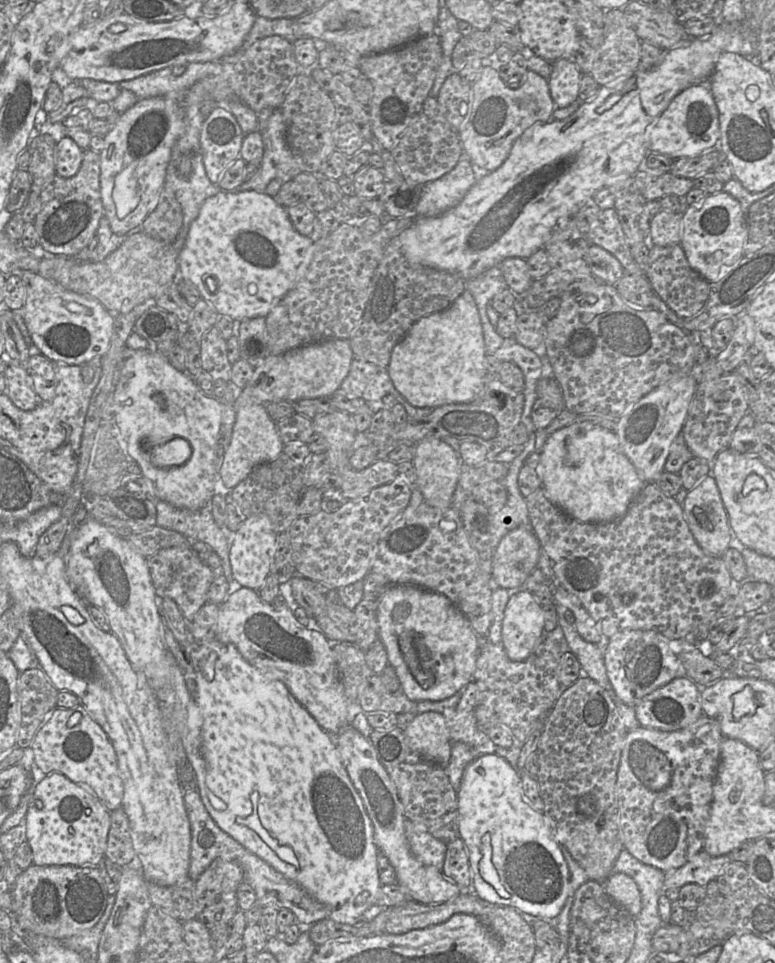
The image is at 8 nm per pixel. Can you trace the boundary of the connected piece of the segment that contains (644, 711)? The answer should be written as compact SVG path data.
M686 676L678 677L647 695L634 706L634 709L642 727L666 732L681 730L703 715L701 687Z

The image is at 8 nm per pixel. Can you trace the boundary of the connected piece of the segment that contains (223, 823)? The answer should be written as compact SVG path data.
M215 639L206 644L195 644L192 651L192 661L194 667L194 675L196 680L196 692L192 697L193 703L198 707L201 717L202 717L202 726L201 726L201 748L199 753L196 754L195 757L191 758L190 764L193 767L196 776L196 790L198 791L201 800L208 811L209 815L215 821L220 829L226 832L230 837L232 837L235 841L237 841L240 845L245 847L249 852L255 854L266 863L268 863L272 868L274 868L277 872L281 873L287 879L295 882L299 886L301 886L306 892L308 892L314 899L319 901L320 903L331 908L336 914L345 914L349 916L357 922L368 922L363 921L363 914L370 909L372 906L376 905L376 896L381 887L381 882L379 879L379 871L377 864L377 856L378 856L378 848L374 842L374 830L371 819L369 818L363 802L361 800L360 795L358 794L356 788L354 787L348 773L342 763L340 758L337 745L336 745L336 736L337 734L330 734L318 724L318 722L313 718L313 716L297 701L297 699L291 694L289 689L279 680L270 678L266 676L259 669L250 664L238 651L235 645L230 643L223 643L219 640Z

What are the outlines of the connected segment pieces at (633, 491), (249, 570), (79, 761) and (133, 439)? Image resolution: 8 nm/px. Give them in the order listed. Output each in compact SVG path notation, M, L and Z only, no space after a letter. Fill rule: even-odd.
M574 422L553 432L540 451L537 473L545 496L560 510L582 523L607 523L620 519L641 492L645 481L623 452L614 431Z
M265 514L247 517L233 532L229 560L233 577L242 587L258 591L265 585L275 558L277 536L278 533L274 530L270 518Z
M81 704L73 708L56 707L36 733L32 742L38 781L26 816L26 839L33 853L33 864L98 866L105 857L111 811L122 807L124 785L115 749L105 731Z
M154 350L133 351L122 361L113 391L114 421L126 443L129 456L140 466L142 475L151 482L152 496L156 500L185 510L198 510L209 503L214 495L214 484L219 471L218 443L226 407L216 399L205 396L189 374L176 370L165 356ZM173 438L183 438L189 443L192 450L190 459L179 467L157 468L150 461L151 450Z

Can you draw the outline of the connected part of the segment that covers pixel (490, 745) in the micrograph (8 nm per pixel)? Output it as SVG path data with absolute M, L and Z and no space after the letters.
M465 687L453 696L440 701L417 702L418 713L434 711L441 713L446 721L453 742L462 742L475 749L477 756L493 754L495 744L477 722L473 711L457 710L457 704Z

